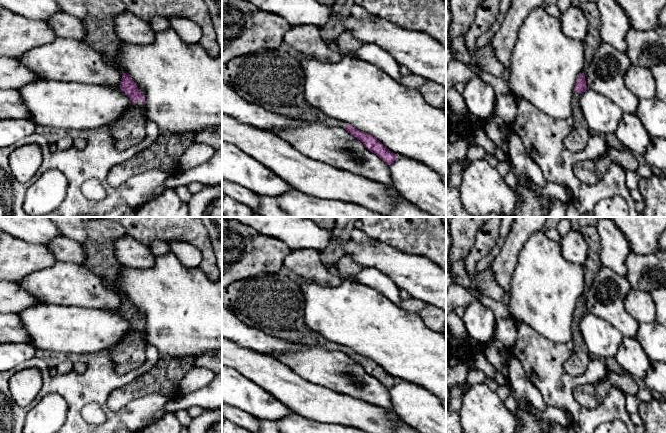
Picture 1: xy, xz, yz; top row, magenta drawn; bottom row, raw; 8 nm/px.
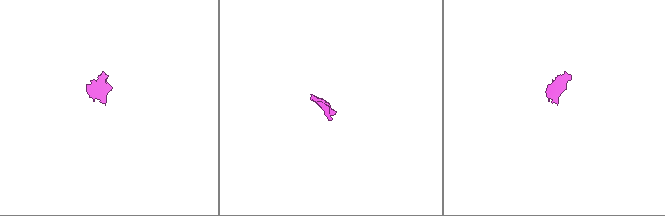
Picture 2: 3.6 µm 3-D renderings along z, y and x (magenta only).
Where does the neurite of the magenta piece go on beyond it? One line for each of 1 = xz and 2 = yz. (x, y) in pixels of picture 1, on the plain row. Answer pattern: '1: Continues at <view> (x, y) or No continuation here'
1: Continues at xz (272, 302)
2: Continues at yz (576, 364)

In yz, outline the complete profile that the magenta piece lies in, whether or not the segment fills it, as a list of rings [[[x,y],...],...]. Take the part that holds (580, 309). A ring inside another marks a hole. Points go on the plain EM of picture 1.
[[[582,297],[578,300],[574,311],[571,339],[573,351],[571,356],[564,363],[565,372],[570,376],[583,374],[586,371],[588,362],[591,358],[580,331],[580,322],[586,313],[587,309],[585,299]]]

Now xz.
[[[284,271],[261,273],[246,277],[222,288],[222,306],[230,309],[247,326],[262,330],[279,339],[298,345],[321,346],[329,351],[341,351],[360,364],[364,370],[388,389],[398,381],[370,358],[355,353],[352,349],[326,340],[310,329],[304,321],[304,295],[297,281]]]

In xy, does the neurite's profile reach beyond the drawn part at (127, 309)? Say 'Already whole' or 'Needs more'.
Needs more

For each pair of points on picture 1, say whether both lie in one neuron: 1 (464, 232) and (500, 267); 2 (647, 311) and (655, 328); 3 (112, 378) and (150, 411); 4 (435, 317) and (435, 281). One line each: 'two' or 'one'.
1: two
2: two
3: one
4: two

